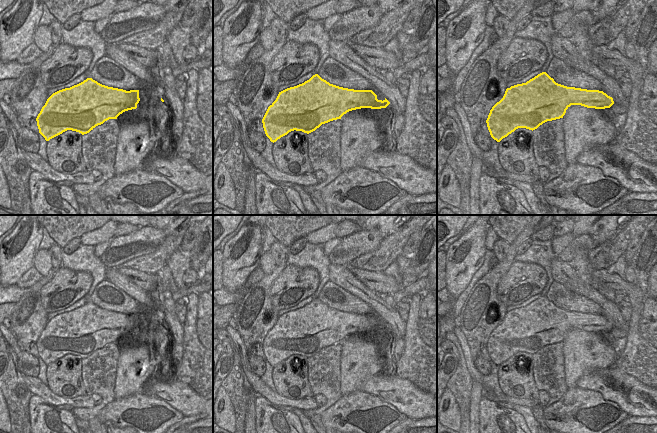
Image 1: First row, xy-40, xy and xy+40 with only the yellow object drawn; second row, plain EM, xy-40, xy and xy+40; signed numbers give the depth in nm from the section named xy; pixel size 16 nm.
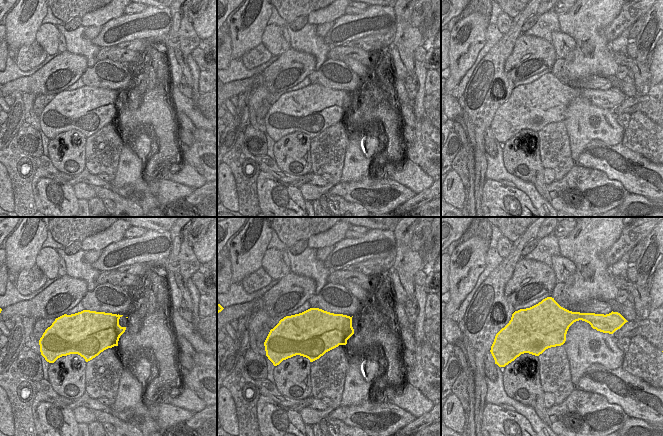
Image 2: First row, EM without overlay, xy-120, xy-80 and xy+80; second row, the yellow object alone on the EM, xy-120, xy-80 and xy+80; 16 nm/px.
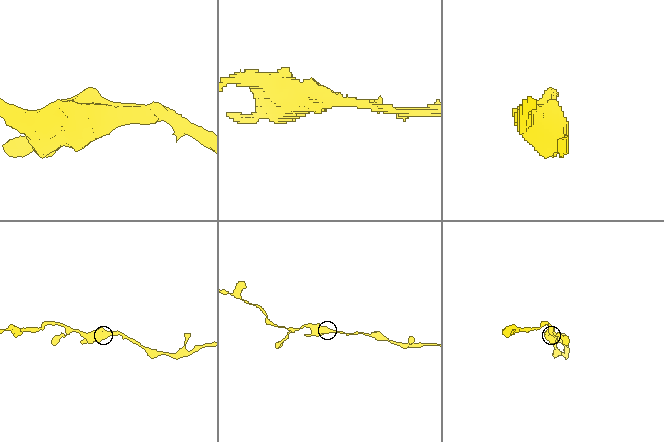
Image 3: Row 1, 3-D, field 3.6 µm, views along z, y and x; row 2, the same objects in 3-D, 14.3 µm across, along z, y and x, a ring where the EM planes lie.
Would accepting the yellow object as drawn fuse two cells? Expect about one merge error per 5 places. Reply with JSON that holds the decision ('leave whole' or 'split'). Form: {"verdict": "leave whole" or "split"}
{"verdict": "leave whole"}

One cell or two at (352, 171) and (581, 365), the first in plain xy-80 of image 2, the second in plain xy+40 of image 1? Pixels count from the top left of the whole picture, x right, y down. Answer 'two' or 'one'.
one

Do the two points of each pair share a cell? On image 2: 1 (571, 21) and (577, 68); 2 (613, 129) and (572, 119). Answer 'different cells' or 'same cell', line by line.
1: same cell
2: same cell

